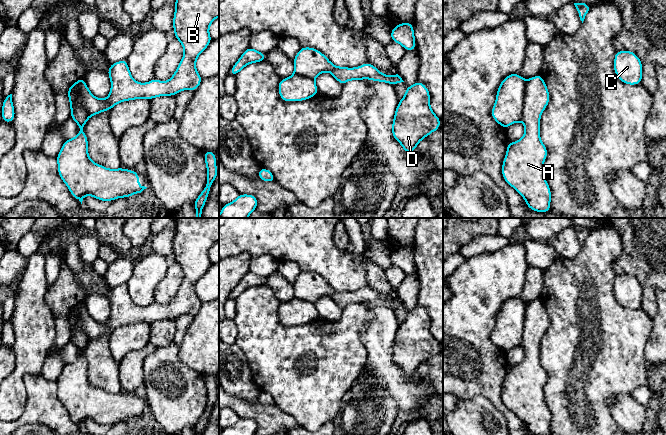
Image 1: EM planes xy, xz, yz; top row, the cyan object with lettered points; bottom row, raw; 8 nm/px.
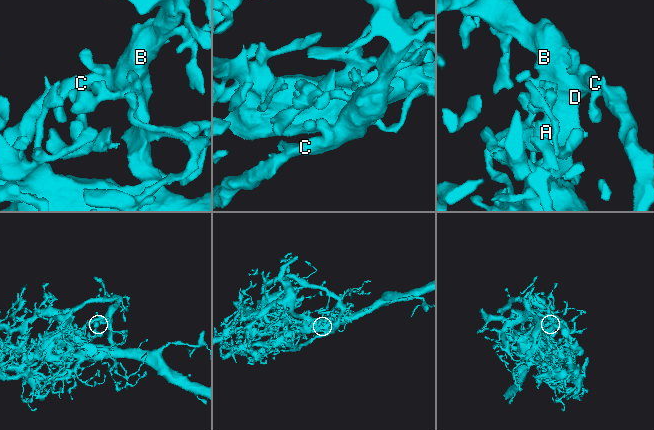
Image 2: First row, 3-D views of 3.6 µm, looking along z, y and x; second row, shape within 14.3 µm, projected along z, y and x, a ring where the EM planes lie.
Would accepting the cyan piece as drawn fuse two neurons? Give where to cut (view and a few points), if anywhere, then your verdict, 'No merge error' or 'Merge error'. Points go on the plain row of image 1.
Split along yz (526, 305), (522, 341), (520, 344). Merge error

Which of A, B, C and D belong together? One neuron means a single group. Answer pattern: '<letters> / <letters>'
A / B C D

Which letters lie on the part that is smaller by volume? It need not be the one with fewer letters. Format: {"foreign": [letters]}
{"foreign": ["A"]}

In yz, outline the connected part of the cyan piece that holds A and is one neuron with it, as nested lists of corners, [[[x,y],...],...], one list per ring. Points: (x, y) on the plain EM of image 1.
[[[540,298],[526,304],[521,342],[525,357],[520,364],[508,367],[502,387],[503,403],[524,422],[527,431],[534,435],[551,435],[551,413],[544,400],[544,385],[548,374],[540,363],[540,342],[549,325],[550,318]]]

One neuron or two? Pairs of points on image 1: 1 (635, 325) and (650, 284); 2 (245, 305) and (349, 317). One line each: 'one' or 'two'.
1: two
2: one

